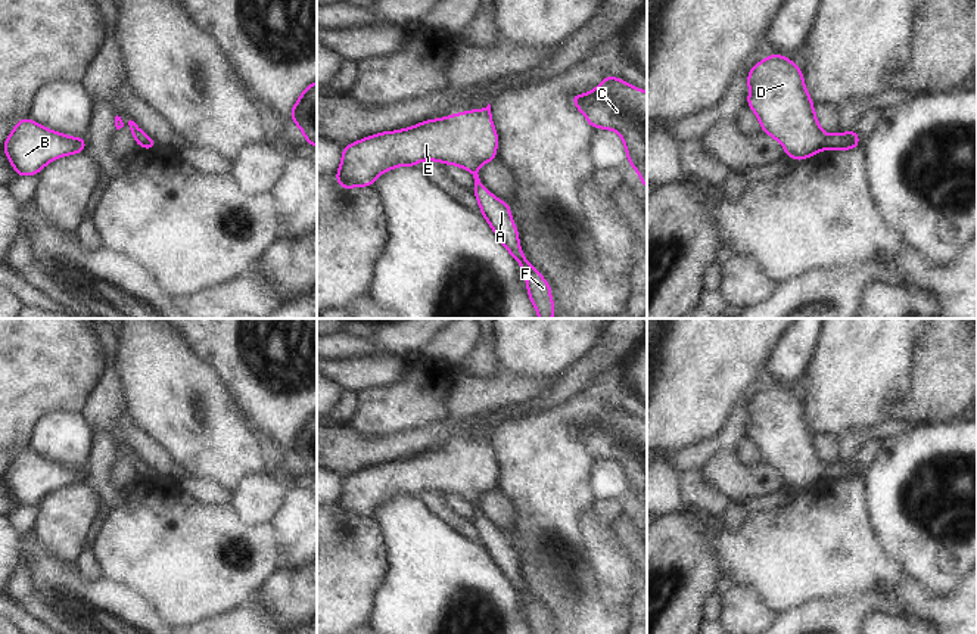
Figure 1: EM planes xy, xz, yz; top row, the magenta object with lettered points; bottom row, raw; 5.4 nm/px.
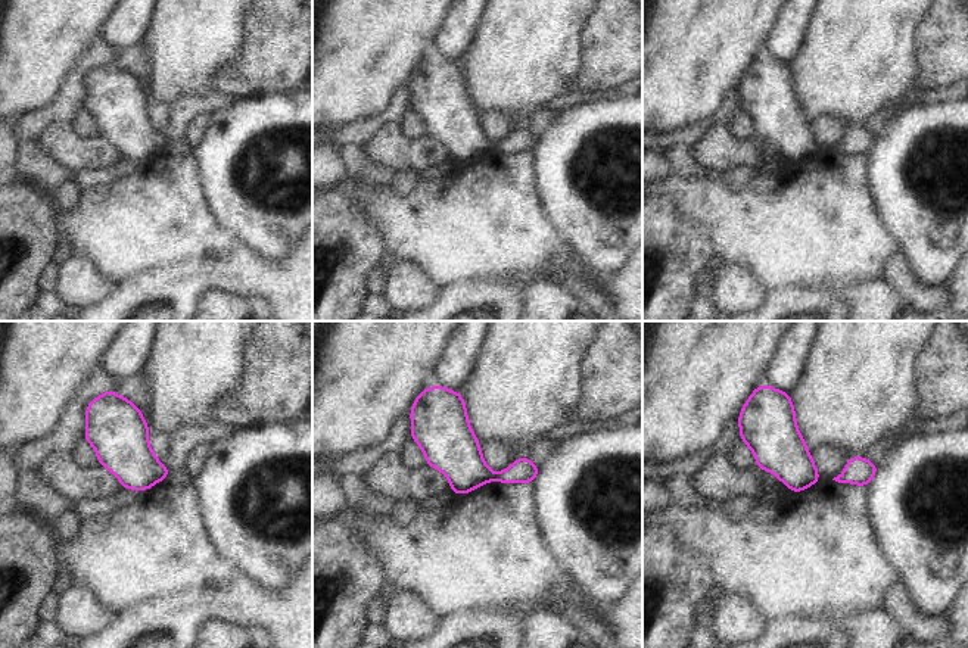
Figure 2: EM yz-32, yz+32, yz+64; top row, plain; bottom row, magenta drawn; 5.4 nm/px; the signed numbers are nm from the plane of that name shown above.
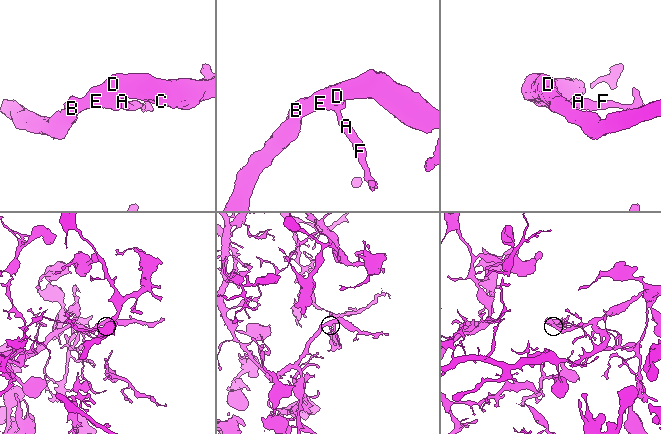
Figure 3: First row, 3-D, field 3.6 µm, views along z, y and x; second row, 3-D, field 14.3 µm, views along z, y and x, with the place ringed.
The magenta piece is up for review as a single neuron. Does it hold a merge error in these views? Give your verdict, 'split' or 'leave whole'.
leave whole

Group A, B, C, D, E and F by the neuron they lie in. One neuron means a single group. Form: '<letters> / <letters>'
A B C D E F

